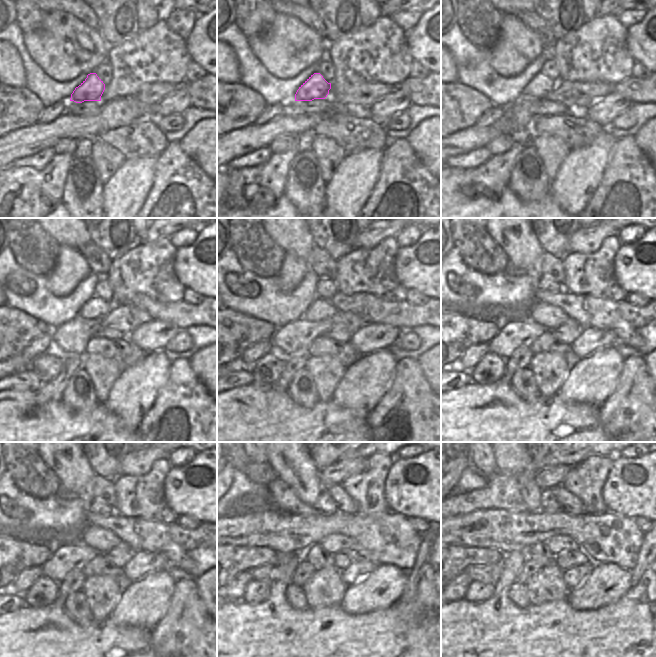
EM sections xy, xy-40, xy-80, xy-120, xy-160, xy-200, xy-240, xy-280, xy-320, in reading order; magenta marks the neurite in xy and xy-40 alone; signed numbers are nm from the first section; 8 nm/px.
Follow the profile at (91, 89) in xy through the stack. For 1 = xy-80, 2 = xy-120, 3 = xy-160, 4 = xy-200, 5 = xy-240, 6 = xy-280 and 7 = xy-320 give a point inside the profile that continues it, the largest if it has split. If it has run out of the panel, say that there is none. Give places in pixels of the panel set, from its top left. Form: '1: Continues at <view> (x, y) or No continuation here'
1: Continues at xy-80 (540, 85)
2: Continues at xy-120 (95, 308)
3: Continues at xy-160 (320, 309)
4: Continues at xy-200 (550, 316)
5: Continues at xy-240 (103, 540)
6: Continues at xy-280 (333, 543)
7: Continues at xy-320 (557, 544).

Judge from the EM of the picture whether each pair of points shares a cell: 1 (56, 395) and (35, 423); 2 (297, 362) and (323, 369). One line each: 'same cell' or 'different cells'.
1: different cells
2: different cells

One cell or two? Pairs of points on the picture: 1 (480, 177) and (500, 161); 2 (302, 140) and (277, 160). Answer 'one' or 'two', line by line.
1: one
2: two

